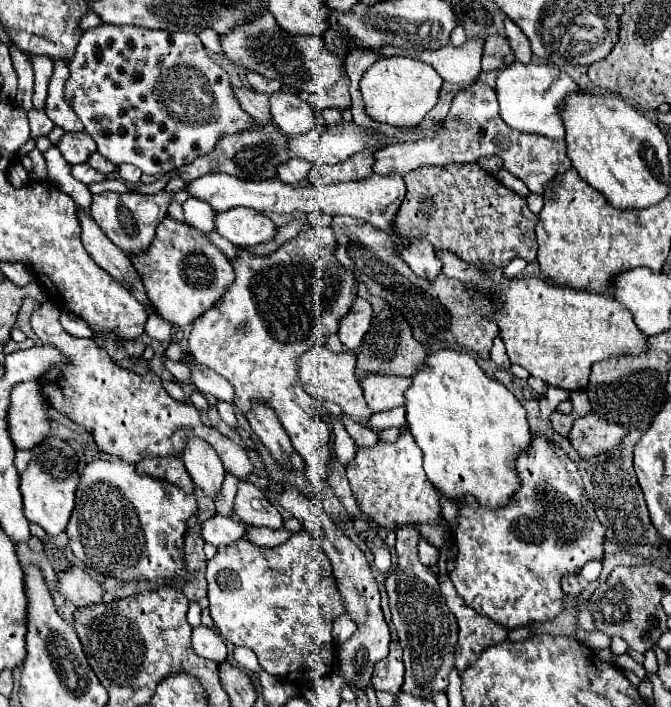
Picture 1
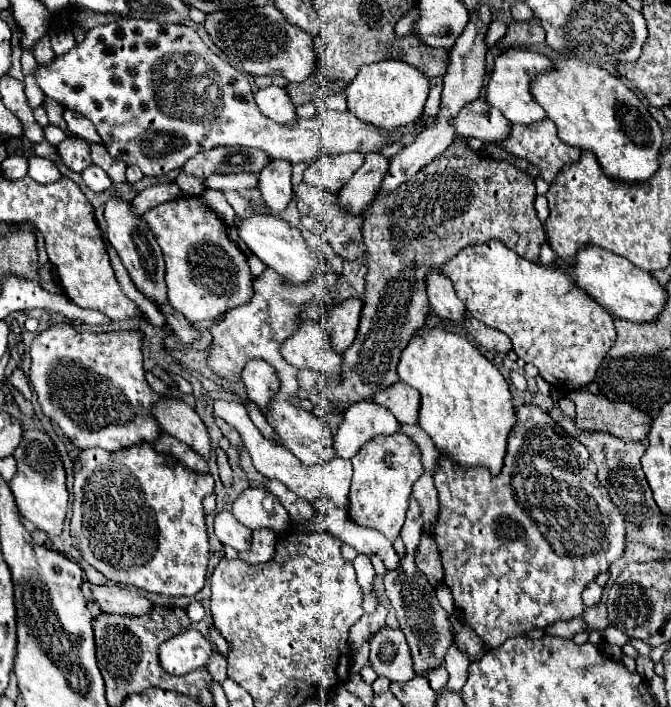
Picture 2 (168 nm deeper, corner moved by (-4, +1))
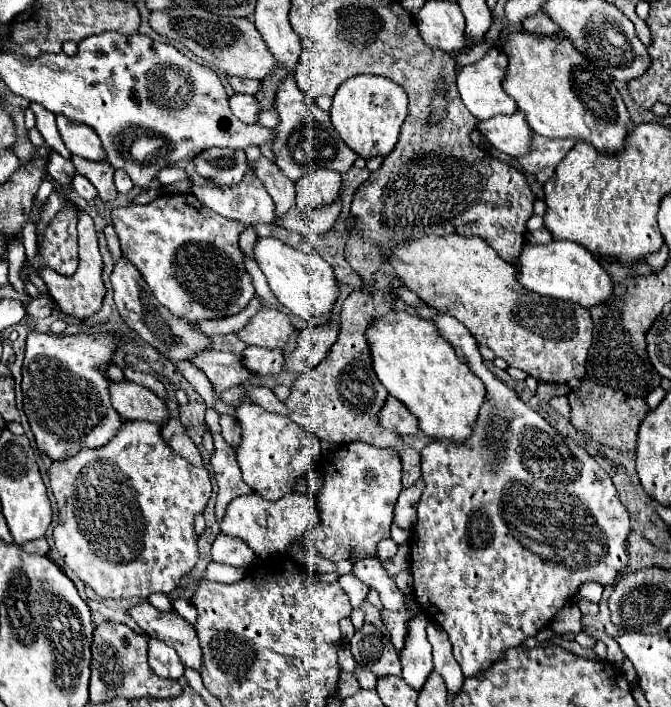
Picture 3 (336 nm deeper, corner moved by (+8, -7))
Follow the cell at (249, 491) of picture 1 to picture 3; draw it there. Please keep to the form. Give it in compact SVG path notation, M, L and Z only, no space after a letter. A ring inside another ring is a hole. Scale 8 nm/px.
M292 492L282 496L278 502L268 502L260 494L248 494L248 496L238 496L228 504L220 528L228 536L242 538L256 556L266 558L270 554L284 552L290 542L304 536L304 532L308 532L318 522L320 518L316 508L312 506L310 496L300 496Z

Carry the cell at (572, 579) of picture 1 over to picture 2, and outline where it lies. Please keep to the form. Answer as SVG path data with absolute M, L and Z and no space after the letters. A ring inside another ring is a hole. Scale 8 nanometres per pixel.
M590 582L584 592L582 592L582 600L584 600L584 606L596 606L602 598L602 586L598 586L596 582Z

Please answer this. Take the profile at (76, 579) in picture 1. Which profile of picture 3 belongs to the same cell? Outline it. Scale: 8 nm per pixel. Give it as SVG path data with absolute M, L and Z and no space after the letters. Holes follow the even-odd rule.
M136 604L128 608L130 618L136 620L136 624L150 636L156 636L170 644L184 666L192 670L200 670L202 666L202 648L198 644L196 630L180 618L174 610L172 612L160 612L152 604Z

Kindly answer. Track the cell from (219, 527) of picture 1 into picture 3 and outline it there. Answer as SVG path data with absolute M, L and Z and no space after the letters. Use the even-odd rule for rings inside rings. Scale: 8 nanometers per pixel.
M222 532L216 536L216 540L212 544L212 560L216 560L216 562L246 568L248 564L254 562L254 558L256 558L254 552L248 548L248 544L244 544L244 540L232 538Z

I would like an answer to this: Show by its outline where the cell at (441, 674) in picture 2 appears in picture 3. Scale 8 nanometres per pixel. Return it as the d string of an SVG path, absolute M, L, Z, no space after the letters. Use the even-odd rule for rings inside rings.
M424 610L412 620L408 630L408 644L404 652L400 652L402 660L402 678L414 688L422 690L428 676L432 674L432 646L426 640L428 618Z

